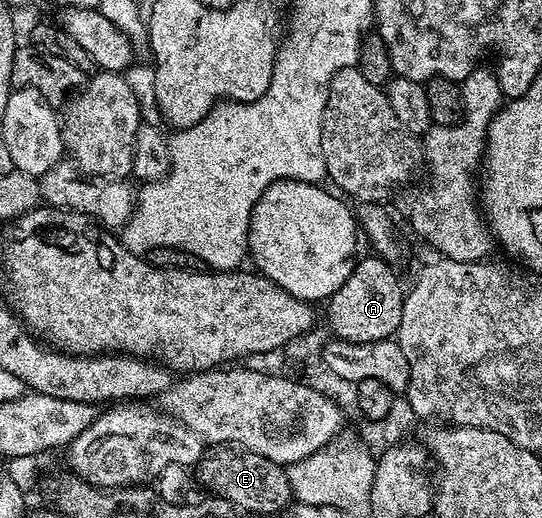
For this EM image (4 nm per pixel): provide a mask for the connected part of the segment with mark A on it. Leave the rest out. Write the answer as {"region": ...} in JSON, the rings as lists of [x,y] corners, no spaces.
{"region":[[[378,255],[356,260],[349,279],[326,302],[327,321],[340,341],[373,343],[394,338],[399,331],[401,311],[405,296],[404,286],[399,286],[399,277],[392,266]]]}

